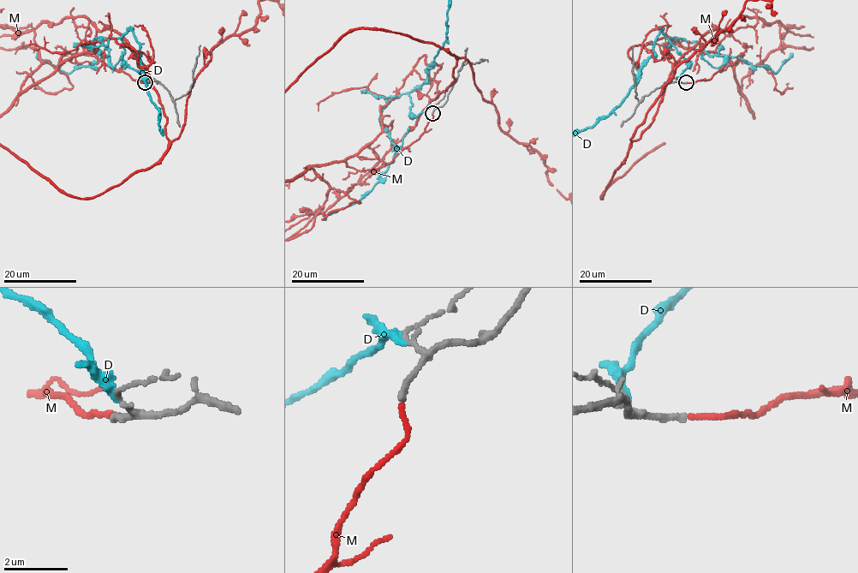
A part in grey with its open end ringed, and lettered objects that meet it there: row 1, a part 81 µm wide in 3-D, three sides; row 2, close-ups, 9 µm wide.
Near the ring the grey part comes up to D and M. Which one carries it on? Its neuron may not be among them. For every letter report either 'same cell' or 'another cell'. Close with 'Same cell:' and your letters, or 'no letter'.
D: another cell
M: same cell
Same cell: M

